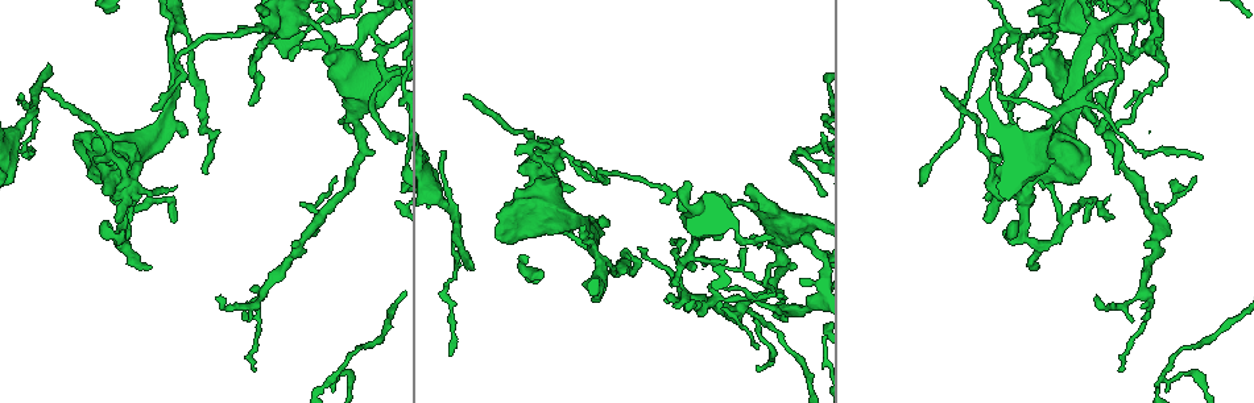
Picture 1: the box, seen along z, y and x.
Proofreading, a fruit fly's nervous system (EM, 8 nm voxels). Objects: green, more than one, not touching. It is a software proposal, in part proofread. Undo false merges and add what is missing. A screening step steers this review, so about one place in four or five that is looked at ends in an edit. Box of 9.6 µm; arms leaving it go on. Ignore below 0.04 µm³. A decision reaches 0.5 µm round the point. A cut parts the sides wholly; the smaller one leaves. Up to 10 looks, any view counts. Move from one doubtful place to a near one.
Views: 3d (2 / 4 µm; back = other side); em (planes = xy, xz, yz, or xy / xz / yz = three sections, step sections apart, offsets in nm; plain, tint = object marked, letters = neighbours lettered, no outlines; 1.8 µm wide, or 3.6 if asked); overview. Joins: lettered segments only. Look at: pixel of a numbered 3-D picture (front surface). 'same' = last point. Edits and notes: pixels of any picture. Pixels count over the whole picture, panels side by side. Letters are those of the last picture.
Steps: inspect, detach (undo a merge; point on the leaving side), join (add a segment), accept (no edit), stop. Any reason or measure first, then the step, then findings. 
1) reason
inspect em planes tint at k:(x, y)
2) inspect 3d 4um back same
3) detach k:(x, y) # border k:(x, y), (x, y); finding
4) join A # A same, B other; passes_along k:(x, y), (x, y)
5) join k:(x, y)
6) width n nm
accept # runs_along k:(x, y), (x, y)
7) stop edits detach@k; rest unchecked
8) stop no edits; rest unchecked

thick turns thin
inspect em 3.6um yz step 8 tint at 1:(356, 130)

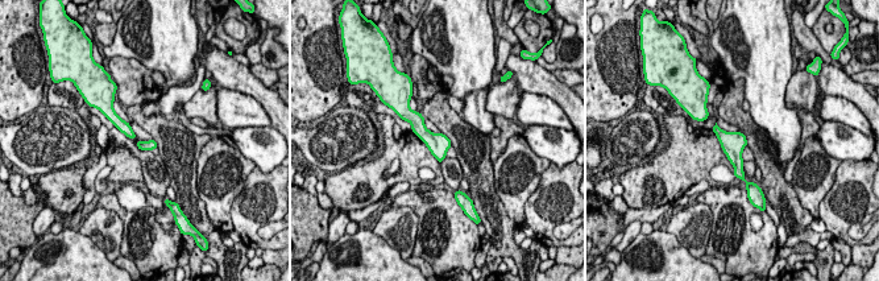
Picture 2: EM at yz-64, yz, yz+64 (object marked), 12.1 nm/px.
inspect em 3.6um planes letters same

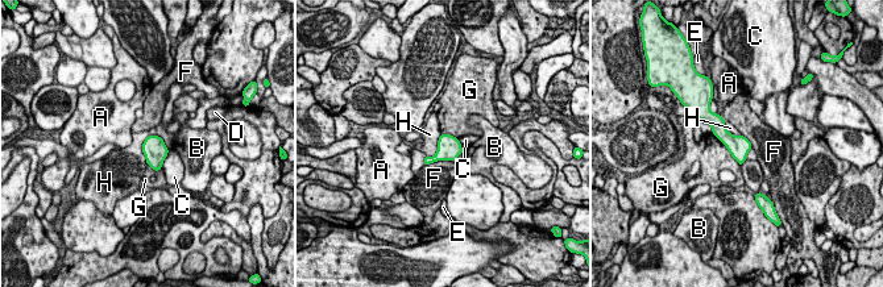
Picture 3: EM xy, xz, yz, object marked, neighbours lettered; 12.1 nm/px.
longest_contact G 550 nm
accept # A other, B other, C other, D other, E other, F other, G other, H other; border 3:(157, 134), (142, 144), (145, 162); continuous, no second cell

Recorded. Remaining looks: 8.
sudden change in width
inspect 3d 2um back at 1:(1162, 53)

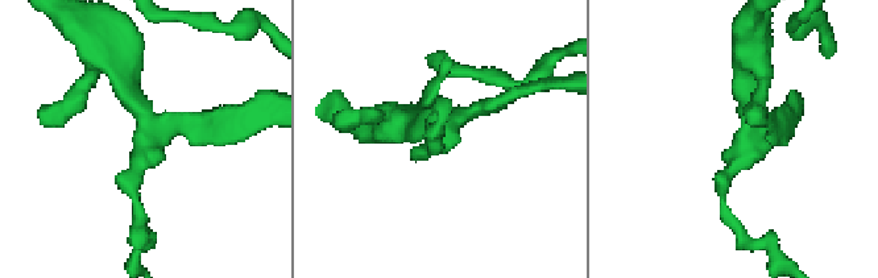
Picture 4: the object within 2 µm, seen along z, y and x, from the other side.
arms 3; need the tissue
inspect em 3.6um planes tint at 4:(745, 146)

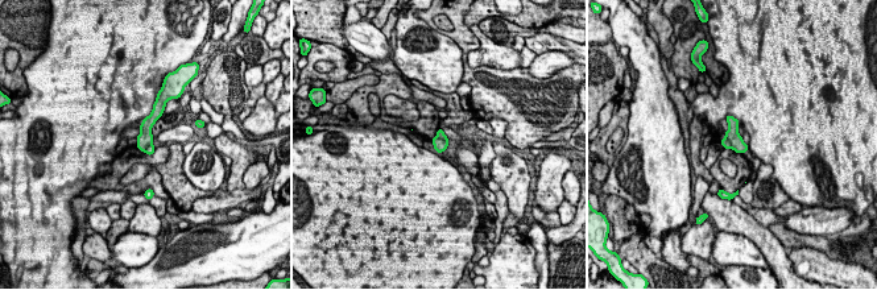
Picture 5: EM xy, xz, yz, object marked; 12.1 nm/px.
inspect em 3.6um planes letters same

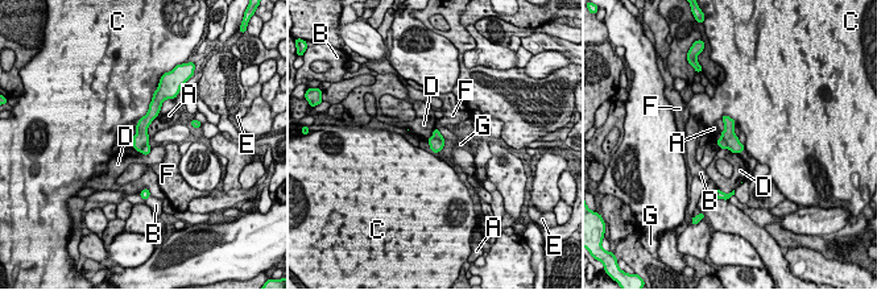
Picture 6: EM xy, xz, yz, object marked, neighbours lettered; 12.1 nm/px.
longest_contact A 460 nm
detach 6:(722, 143) # A other, B other, C other, D other, E other, F other, G other; two cells meet here

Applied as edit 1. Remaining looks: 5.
see it whole again
inspect overview

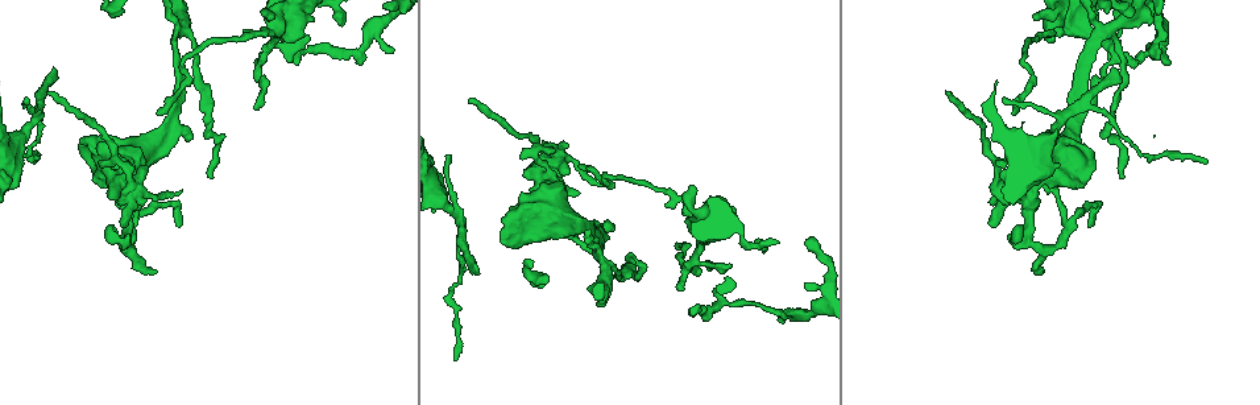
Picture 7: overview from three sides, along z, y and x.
free end
inspect em yz step 16 letters at 7:(451, 156)

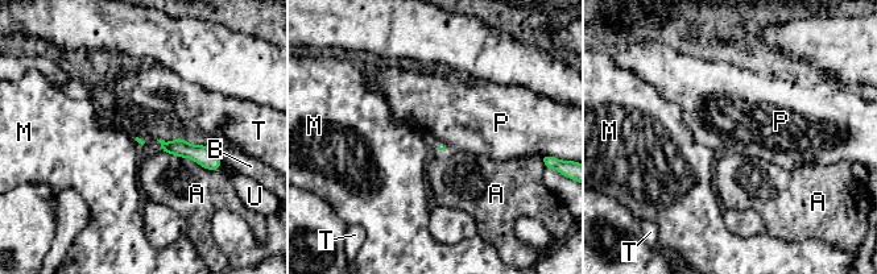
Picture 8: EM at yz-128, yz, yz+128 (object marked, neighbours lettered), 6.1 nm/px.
inspect em planes letters same

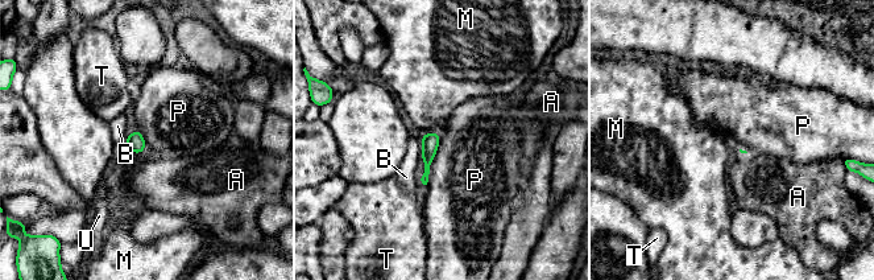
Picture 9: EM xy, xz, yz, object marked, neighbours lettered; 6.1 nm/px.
accept # A other, B other, M other, P other, T other, U other; border 9:(439, 132), (439, 145), (426, 184); none of them fits

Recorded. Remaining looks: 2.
stop edits detach@6; rest unchecked

